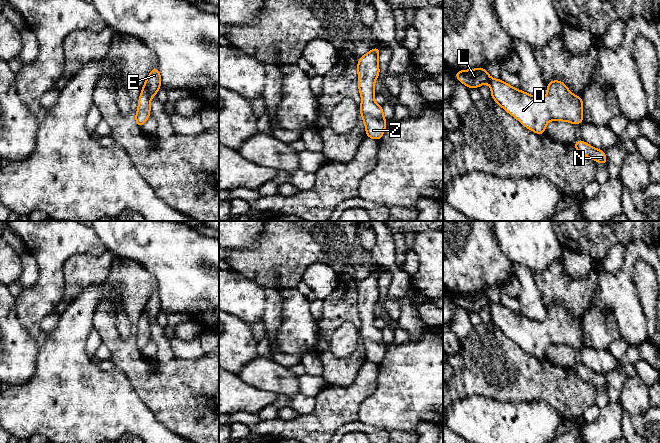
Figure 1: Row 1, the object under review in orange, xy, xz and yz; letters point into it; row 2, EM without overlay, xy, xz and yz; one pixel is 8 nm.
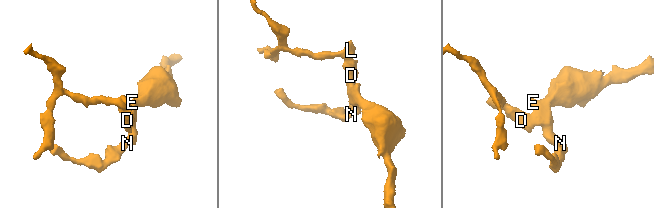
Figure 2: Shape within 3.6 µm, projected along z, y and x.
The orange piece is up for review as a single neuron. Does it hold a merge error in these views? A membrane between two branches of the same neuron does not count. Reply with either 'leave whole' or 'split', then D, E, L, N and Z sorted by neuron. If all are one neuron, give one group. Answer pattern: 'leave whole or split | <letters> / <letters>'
leave whole | D E L N Z

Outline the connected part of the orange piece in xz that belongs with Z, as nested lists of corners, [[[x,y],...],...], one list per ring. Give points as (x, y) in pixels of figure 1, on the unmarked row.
[[[375,271],[364,280],[359,282],[358,311],[362,326],[360,328],[360,339],[363,342],[366,360],[380,364],[386,353],[386,344],[382,330],[373,325],[375,320],[374,308],[380,298],[378,290],[378,279],[381,271]]]

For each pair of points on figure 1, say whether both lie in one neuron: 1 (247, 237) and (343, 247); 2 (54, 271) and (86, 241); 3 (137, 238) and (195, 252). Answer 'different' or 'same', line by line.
1: different
2: same
3: same

